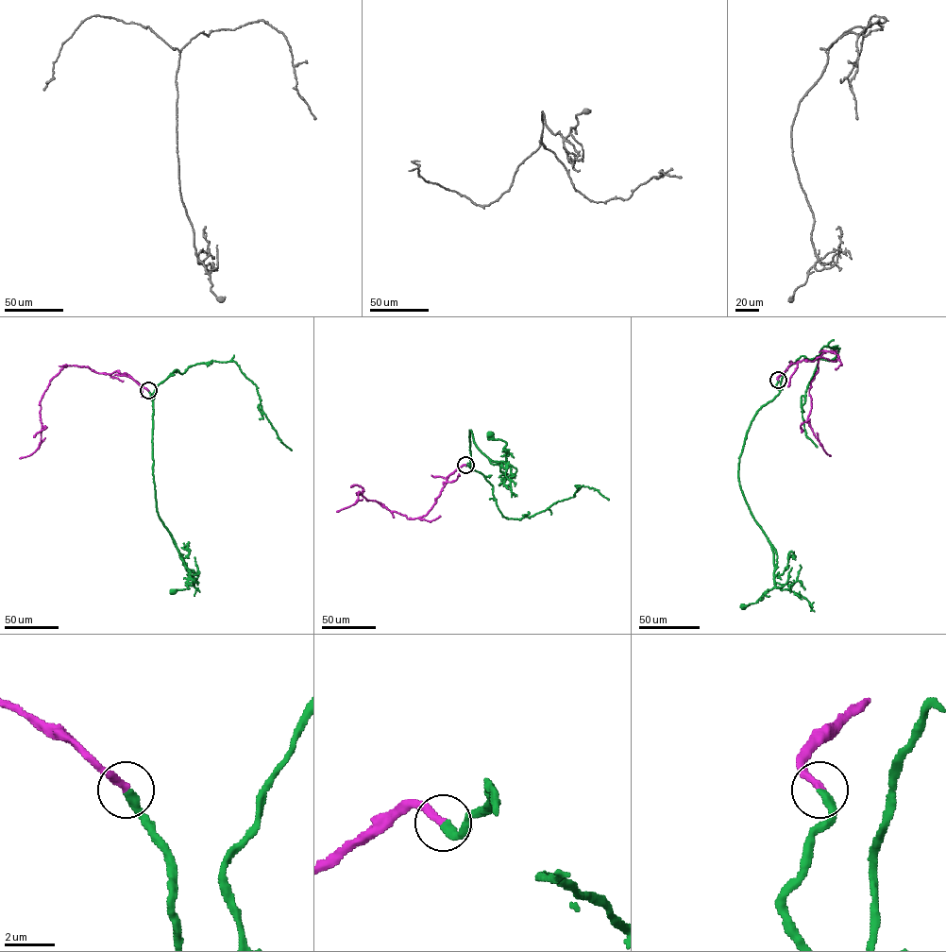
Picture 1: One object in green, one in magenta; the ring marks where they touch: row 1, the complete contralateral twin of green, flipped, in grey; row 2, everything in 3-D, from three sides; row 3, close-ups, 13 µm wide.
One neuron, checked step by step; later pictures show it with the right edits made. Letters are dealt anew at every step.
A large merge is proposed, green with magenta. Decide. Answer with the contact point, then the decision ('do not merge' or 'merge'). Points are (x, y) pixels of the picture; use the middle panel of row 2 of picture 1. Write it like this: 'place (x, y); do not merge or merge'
place (465, 465); merge

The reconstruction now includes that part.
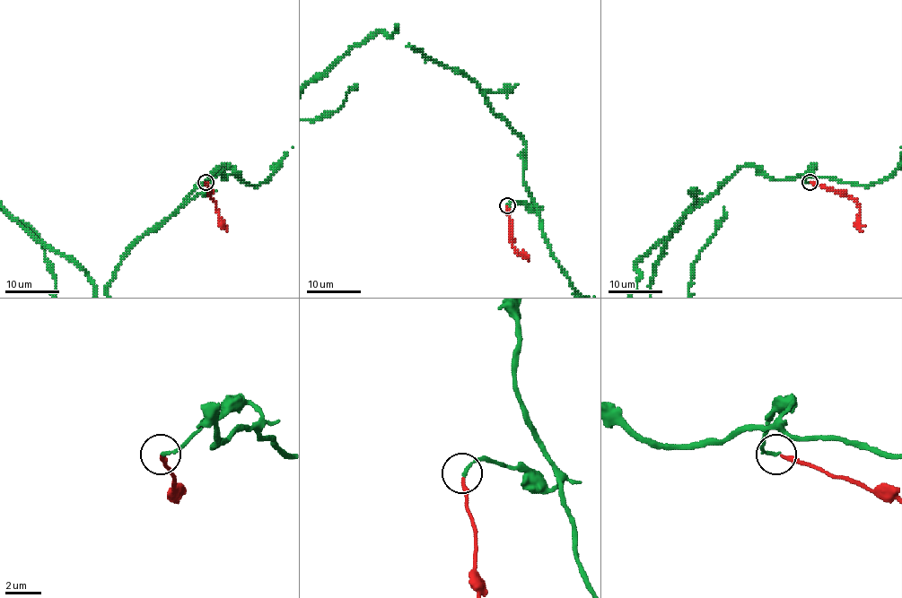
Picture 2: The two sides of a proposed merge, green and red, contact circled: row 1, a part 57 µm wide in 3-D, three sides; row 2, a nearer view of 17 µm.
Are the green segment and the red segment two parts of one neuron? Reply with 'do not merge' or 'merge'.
merge

